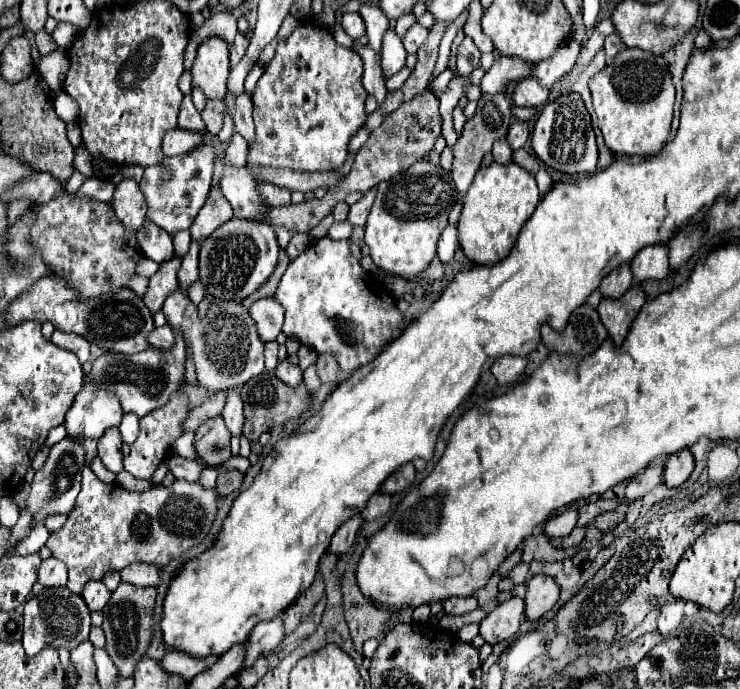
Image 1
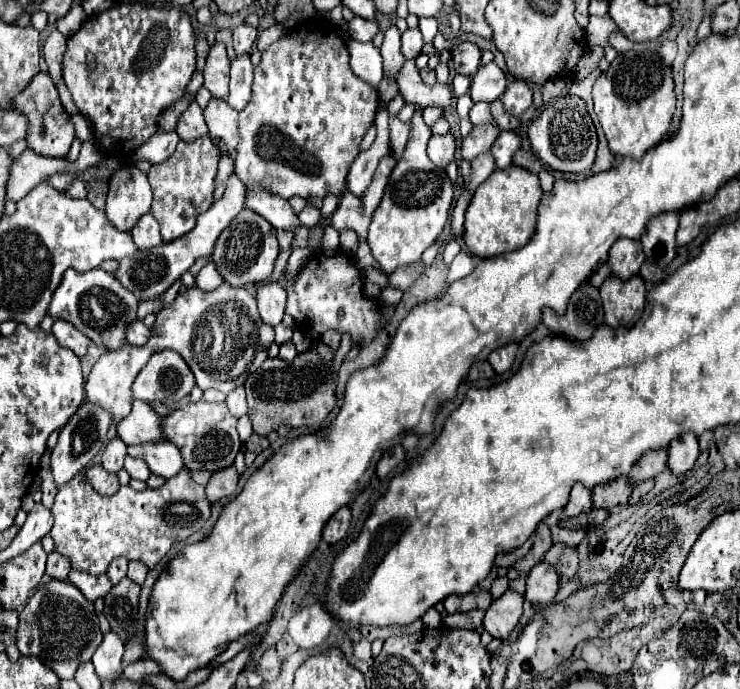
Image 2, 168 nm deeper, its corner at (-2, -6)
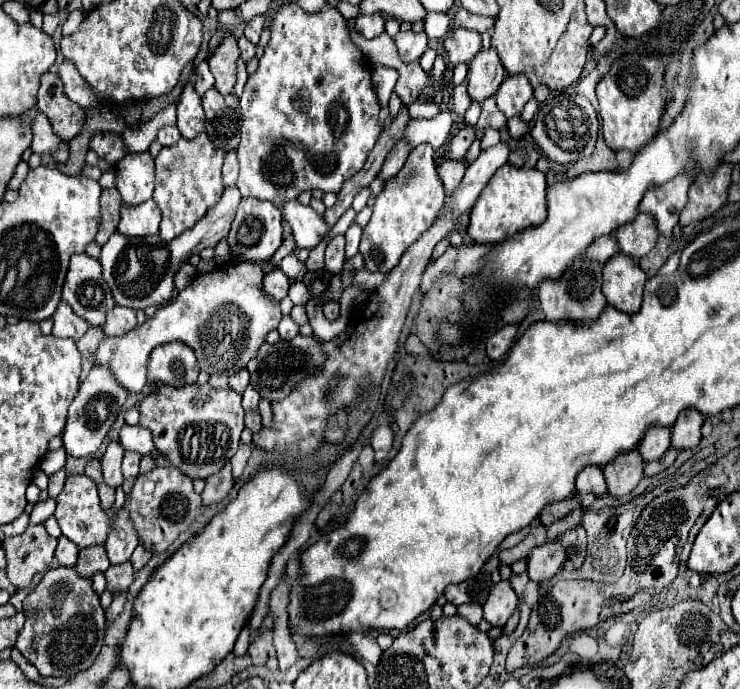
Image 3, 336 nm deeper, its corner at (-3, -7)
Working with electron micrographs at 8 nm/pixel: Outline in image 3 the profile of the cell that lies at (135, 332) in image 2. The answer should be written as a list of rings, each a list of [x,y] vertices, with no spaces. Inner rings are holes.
[[[115,304],[111,310],[107,310],[107,320],[101,326],[101,330],[105,336],[123,336],[123,332],[127,332],[135,326],[137,326],[135,310]]]

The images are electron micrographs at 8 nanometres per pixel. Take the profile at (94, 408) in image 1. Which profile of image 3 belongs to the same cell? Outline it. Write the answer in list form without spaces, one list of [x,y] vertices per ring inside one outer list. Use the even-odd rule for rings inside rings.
[[[237,262],[219,266],[209,274],[199,274],[183,288],[175,300],[161,306],[153,318],[135,326],[135,332],[127,332],[119,338],[103,338],[97,350],[97,362],[111,364],[117,380],[131,392],[141,394],[147,384],[147,360],[153,348],[173,340],[189,344],[199,360],[201,370],[209,374],[239,372],[245,368],[251,356],[265,342],[269,330],[277,328],[281,320],[279,300],[271,298],[263,290],[263,266],[257,262]]]

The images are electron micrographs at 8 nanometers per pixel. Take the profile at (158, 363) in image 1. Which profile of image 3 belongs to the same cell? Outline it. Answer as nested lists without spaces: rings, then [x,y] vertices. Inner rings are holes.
[[[167,342],[155,348],[147,368],[149,382],[163,380],[163,384],[191,384],[199,374],[195,352],[183,342]]]

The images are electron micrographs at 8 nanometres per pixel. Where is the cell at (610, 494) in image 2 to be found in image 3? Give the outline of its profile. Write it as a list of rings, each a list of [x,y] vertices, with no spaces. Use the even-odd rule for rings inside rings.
[[[633,448],[629,452],[621,452],[615,456],[605,468],[605,480],[607,480],[607,492],[615,498],[629,494],[639,480],[643,478],[643,458],[639,454],[639,448]]]

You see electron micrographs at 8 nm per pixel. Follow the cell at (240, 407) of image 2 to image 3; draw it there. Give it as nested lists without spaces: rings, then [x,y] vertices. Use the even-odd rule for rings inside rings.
[[[239,370],[239,372],[235,372],[229,378],[229,386],[235,388],[235,392],[239,392],[239,394],[243,394],[243,390],[245,390],[247,384],[249,384],[249,372],[247,370]]]

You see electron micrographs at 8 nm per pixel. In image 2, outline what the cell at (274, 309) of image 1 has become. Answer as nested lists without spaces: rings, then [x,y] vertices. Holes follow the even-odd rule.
[[[264,283],[258,293],[258,311],[266,325],[276,327],[284,317],[284,305],[286,305],[286,291],[282,291],[282,283]]]

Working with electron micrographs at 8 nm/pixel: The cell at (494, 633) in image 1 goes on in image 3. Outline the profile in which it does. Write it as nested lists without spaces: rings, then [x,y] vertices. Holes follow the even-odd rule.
[[[509,580],[497,582],[489,596],[487,602],[483,604],[483,616],[491,626],[505,626],[505,622],[511,618],[517,606],[517,596],[509,584]]]

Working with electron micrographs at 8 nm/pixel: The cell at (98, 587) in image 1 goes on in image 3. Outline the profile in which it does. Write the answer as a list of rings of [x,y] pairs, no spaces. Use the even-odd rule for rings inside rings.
[[[97,544],[97,546],[83,548],[79,552],[79,560],[77,560],[75,568],[81,576],[87,576],[87,578],[91,578],[95,572],[105,572],[109,568],[105,546]]]

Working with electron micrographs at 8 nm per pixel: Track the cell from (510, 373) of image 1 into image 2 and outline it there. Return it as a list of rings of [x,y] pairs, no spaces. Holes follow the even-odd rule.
[[[510,343],[510,345],[506,345],[506,347],[500,347],[498,351],[492,351],[490,357],[488,357],[492,369],[494,369],[496,373],[500,373],[500,375],[506,373],[506,371],[512,367],[514,359],[516,359],[516,351],[518,351],[518,345],[516,345],[516,343]]]

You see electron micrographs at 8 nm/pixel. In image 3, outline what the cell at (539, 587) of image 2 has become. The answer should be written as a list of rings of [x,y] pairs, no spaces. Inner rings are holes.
[[[549,540],[541,546],[535,546],[527,560],[527,574],[535,582],[553,578],[567,558],[565,546],[561,540]]]

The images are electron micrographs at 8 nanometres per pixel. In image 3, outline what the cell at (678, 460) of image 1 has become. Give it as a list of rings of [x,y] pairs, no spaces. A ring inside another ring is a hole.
[[[687,408],[679,414],[677,422],[671,428],[671,444],[679,450],[683,448],[695,448],[701,440],[701,426],[703,426],[703,414],[695,408]]]

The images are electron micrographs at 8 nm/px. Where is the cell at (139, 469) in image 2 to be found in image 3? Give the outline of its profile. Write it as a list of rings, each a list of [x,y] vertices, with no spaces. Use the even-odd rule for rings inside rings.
[[[125,452],[125,456],[123,456],[123,476],[125,478],[137,478],[137,474],[139,474],[139,460],[141,460],[141,454]]]

